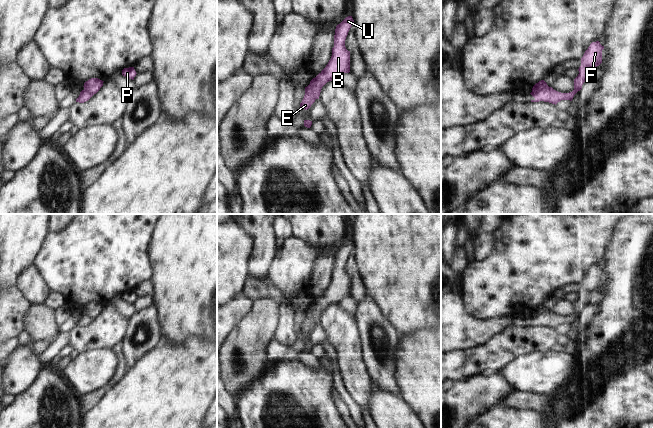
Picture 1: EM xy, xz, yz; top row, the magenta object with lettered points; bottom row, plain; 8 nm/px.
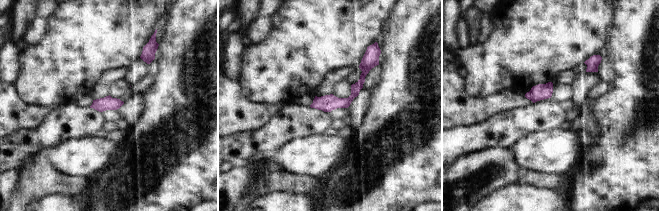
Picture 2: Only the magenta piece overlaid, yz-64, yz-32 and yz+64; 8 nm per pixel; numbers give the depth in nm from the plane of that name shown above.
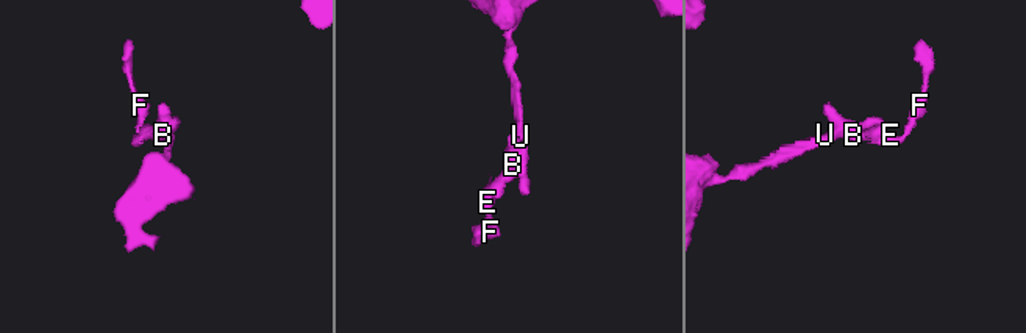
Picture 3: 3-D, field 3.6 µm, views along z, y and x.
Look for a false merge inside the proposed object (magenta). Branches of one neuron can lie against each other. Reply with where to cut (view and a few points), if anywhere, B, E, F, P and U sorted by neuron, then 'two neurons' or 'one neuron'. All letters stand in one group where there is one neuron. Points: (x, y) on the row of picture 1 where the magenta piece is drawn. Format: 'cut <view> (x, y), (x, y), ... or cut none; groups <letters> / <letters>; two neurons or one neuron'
cut yz (551, 87), (532, 92); groups B P U / E F; two neurons

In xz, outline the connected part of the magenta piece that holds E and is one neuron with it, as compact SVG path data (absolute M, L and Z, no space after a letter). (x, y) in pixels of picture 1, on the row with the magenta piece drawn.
M309 84L307 87L305 87L305 95L300 103L300 108L303 108L305 110L309 109L311 105L315 102L315 98L313 97L312 94L312 88L311 85Z

